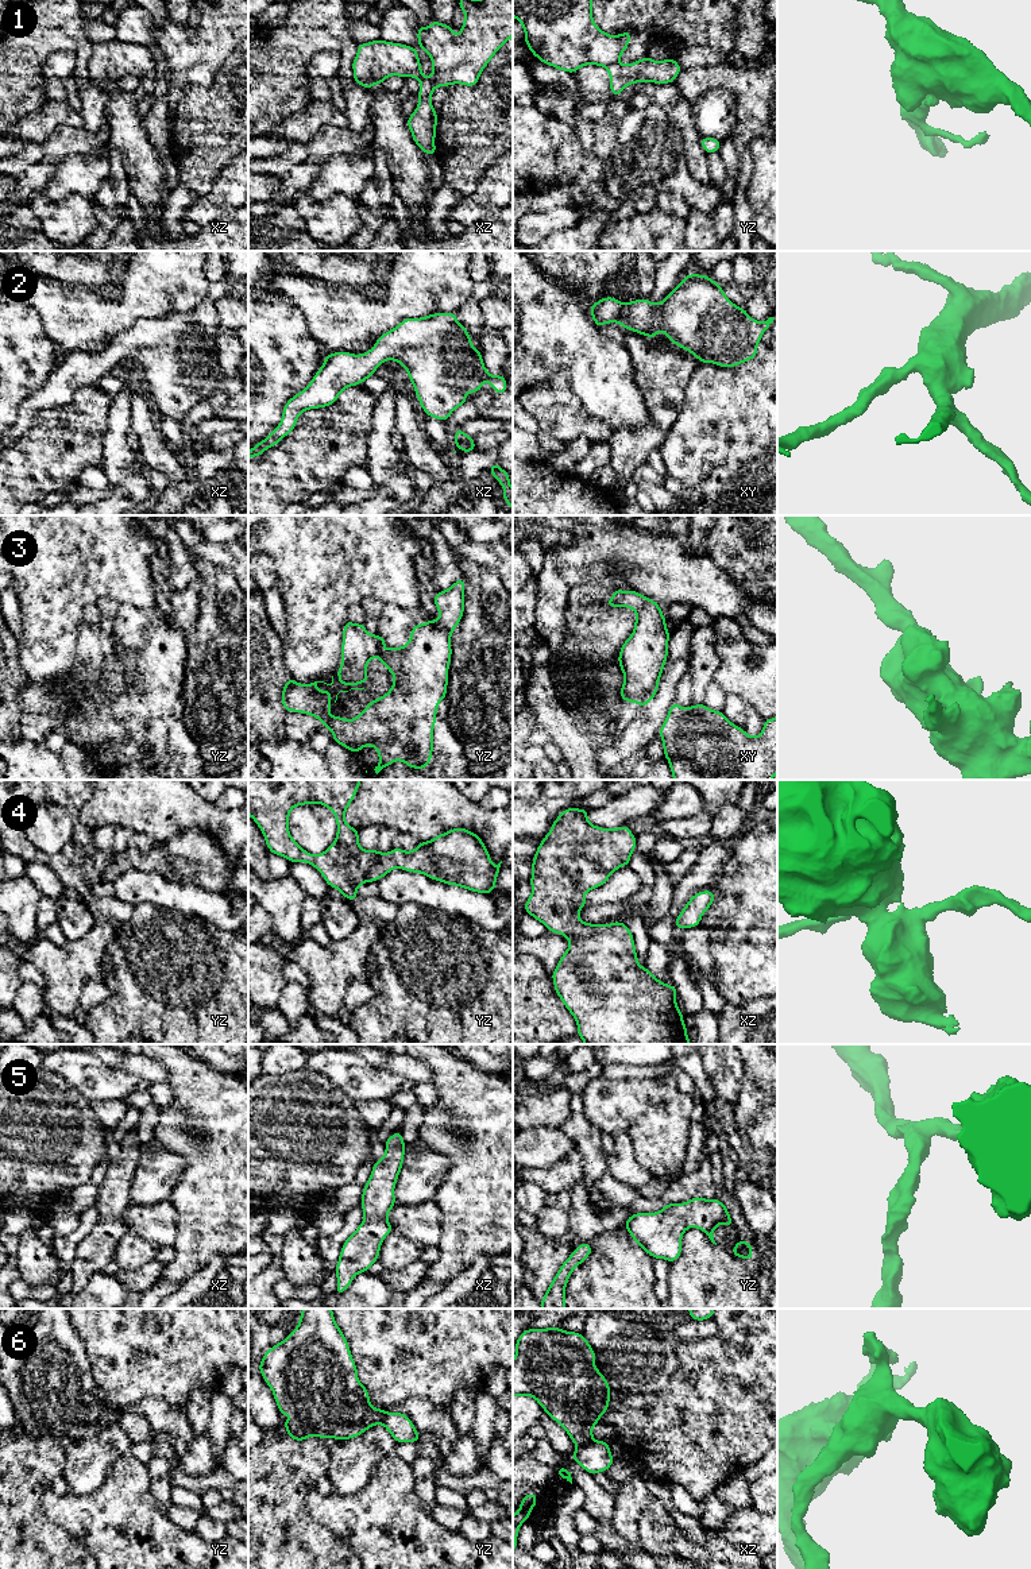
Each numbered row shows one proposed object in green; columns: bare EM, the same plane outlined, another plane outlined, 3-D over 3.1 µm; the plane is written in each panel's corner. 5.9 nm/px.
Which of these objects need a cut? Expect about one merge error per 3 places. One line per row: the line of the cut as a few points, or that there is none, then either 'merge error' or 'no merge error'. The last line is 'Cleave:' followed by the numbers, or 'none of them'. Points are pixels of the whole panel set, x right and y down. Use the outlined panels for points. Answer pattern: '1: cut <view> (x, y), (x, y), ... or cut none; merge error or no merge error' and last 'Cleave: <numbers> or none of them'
1: cut xz (420, 81), (428, 80), (435, 87); merge error
2: cut none; no merge error
3: cut none; no merge error
4: cut none; no merge error
5: cut none; no merge error
6: cut xz (593, 1440), (578, 1448); merge error
Cleave: 1, 6

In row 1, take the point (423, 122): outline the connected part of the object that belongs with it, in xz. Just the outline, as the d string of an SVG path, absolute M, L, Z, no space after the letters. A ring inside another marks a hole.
M422 80L418 90L418 105L416 111L408 117L406 123L412 132L413 142L426 155L436 155L436 127L437 112L432 107L432 93L435 86L430 81Z

